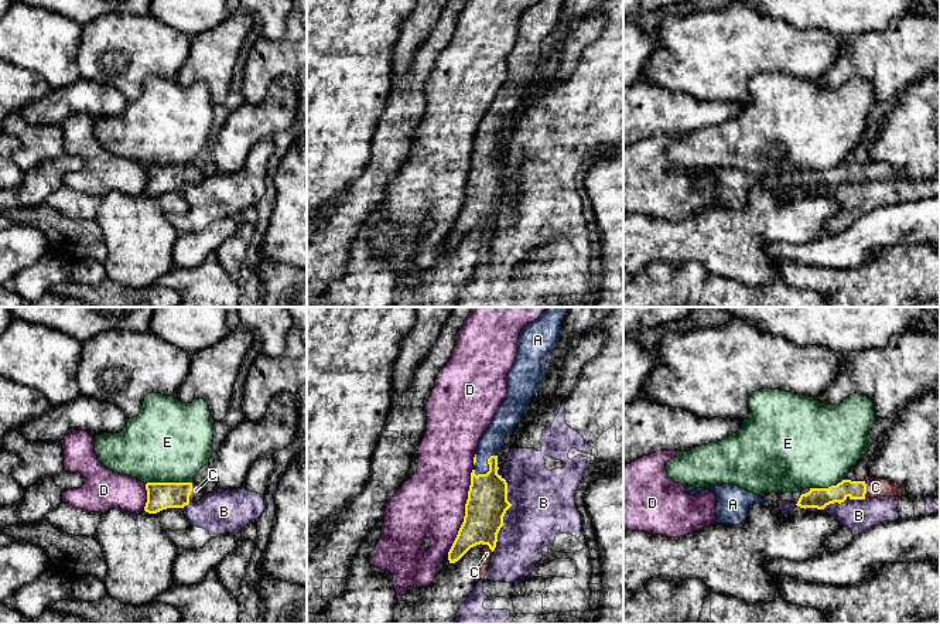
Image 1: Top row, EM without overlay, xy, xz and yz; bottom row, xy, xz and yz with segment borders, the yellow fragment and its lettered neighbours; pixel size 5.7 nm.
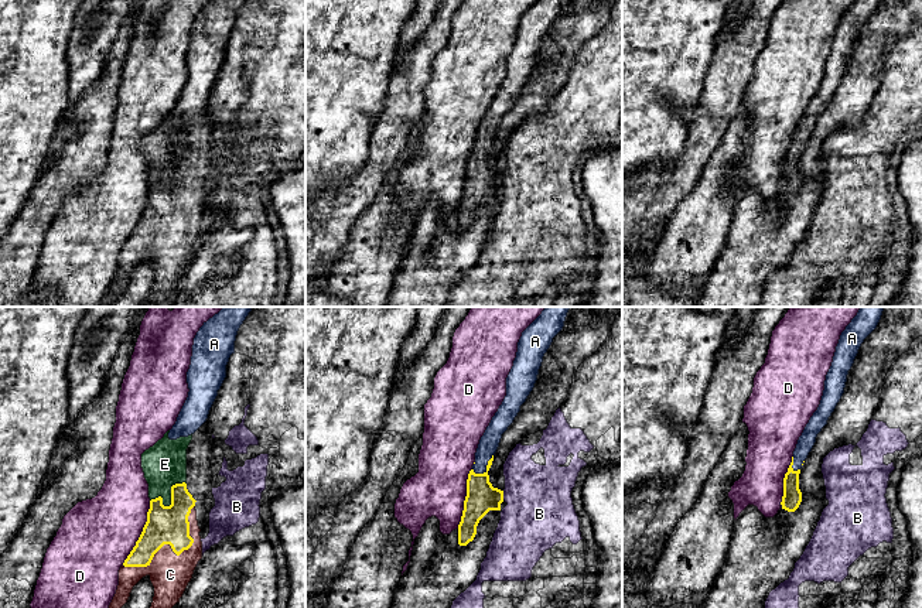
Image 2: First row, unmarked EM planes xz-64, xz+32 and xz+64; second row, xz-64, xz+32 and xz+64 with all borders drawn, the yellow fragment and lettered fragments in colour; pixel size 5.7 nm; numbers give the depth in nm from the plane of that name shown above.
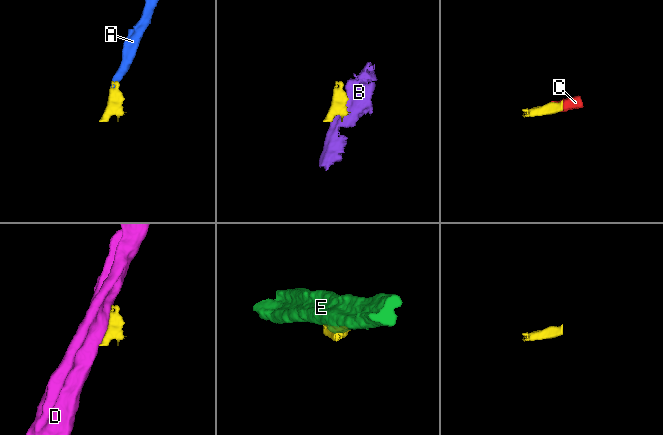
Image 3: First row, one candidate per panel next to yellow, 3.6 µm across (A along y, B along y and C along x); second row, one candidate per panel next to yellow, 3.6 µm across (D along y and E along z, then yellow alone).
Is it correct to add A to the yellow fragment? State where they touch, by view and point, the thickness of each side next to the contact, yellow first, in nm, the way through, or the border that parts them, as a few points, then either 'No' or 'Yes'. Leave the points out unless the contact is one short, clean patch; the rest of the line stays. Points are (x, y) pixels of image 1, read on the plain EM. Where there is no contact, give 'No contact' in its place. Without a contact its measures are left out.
Touches yellow at xz (489, 150). Thickness 240 nm (yellow) against 140 nm. Path across: xz (486, 187), (489, 150), (488, 132), (492, 125). Yes

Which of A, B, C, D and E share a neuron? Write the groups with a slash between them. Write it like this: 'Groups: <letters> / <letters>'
Groups: A C / B / D / E

